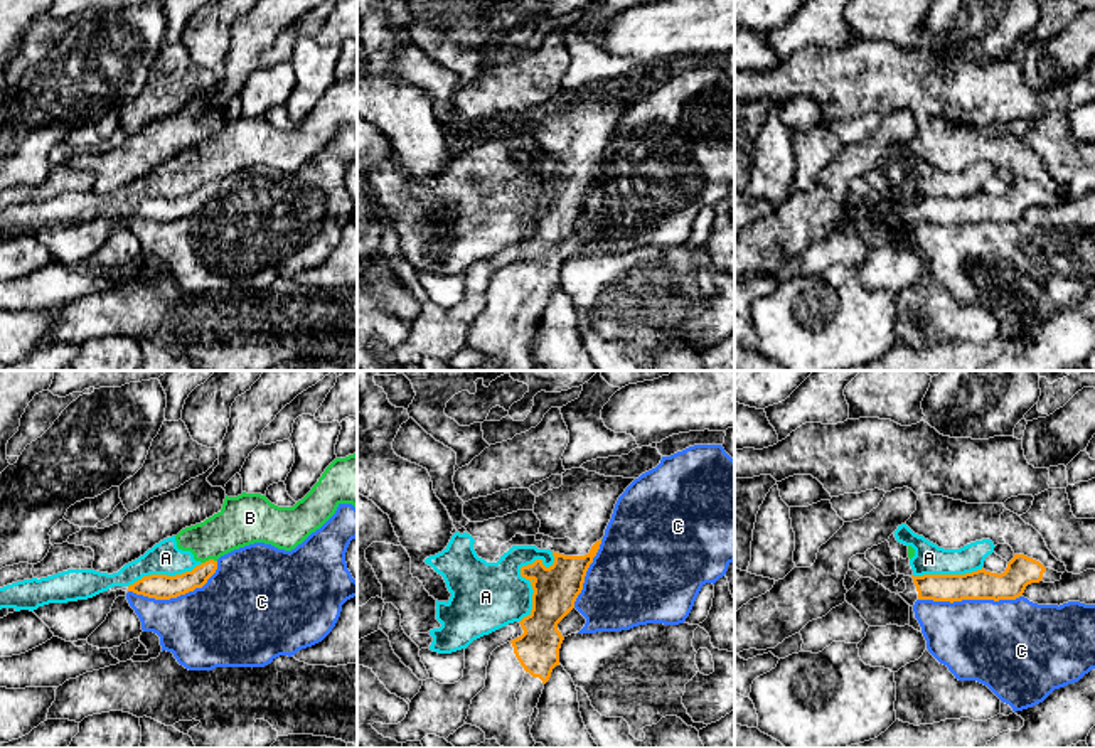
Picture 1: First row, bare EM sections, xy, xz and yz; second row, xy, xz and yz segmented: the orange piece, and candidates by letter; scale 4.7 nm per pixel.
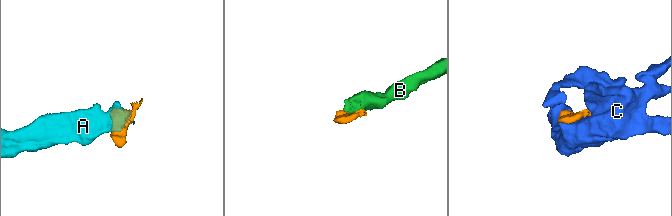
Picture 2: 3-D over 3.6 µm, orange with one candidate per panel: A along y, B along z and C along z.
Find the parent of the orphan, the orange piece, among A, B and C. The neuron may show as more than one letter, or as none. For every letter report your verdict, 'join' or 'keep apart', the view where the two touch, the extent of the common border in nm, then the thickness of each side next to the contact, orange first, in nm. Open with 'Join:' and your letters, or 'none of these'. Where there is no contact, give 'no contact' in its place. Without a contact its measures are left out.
Join: none of these
A: keep apart; contact in xz; length 380 nm; calibres 220 and 320 nm
B: keep apart; contact in xy; length 70 nm; calibres 110 and 240 nm
C: keep apart; contact in yz; length 500 nm; calibres 140 and 400 nm

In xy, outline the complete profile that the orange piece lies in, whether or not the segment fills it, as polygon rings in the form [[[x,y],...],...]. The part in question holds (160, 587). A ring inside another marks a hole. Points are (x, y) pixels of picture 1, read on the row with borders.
[[[209,559],[192,571],[185,571],[182,574],[167,576],[167,574],[150,574],[143,576],[142,580],[135,581],[128,586],[128,591],[136,595],[143,595],[155,600],[170,600],[195,588],[202,588],[207,580],[216,573],[217,561]]]

